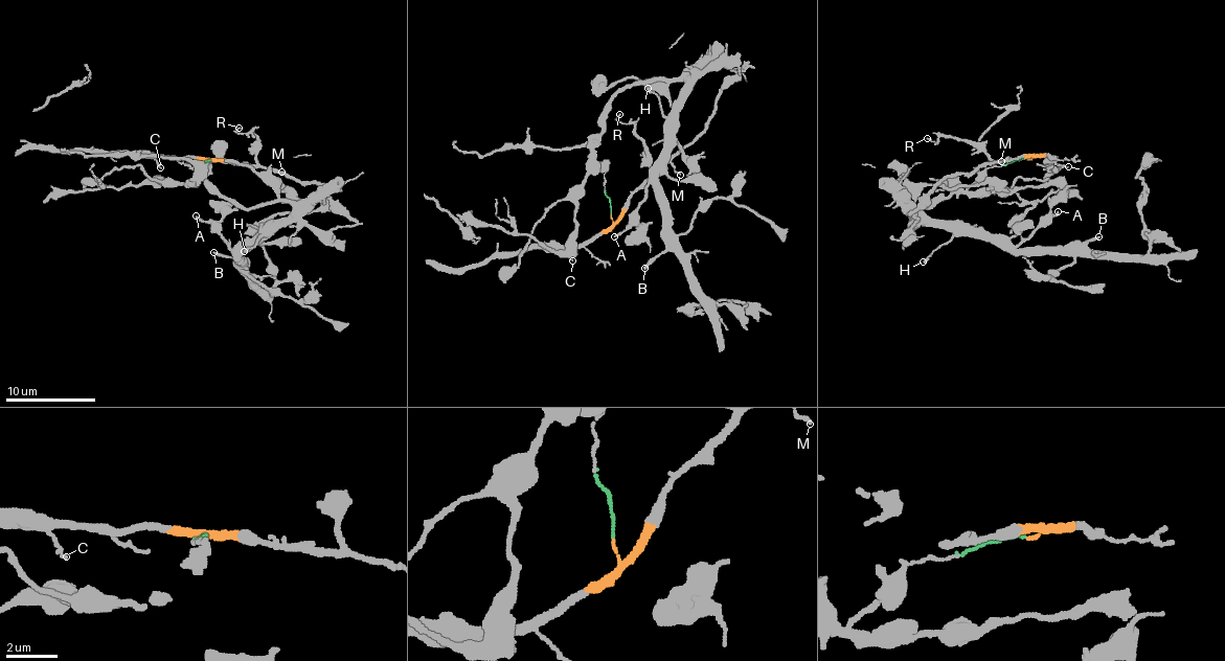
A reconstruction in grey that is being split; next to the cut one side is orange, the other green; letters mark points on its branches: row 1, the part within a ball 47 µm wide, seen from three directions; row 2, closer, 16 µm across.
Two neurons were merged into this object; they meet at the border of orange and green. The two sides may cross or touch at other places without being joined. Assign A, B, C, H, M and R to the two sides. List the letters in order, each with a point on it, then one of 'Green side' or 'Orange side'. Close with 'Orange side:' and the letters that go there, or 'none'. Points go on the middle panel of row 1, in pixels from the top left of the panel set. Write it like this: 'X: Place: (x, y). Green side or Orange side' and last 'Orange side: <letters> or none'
A: Place: (614, 236). Green side
B: Place: (644, 268). Green side
C: Place: (572, 260). Orange side
H: Place: (648, 88). Green side
M: Place: (680, 175). Orange side
R: Place: (619, 114). Orange side
Orange side: C, M, R

